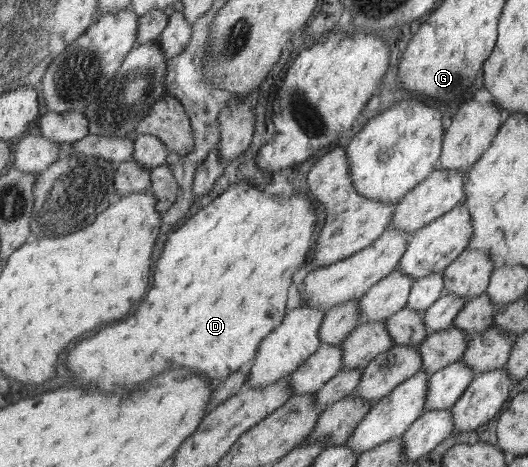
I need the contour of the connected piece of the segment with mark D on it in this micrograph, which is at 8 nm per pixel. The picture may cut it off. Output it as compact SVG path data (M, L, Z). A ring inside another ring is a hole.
M250 179L232 184L222 195L203 206L201 210L184 222L178 230L169 234L168 243L165 242L164 255L158 261L158 267L154 273L154 289L150 289L144 303L138 307L138 311L132 317L124 319L122 323L110 325L110 327L102 329L98 335L78 343L68 355L68 361L66 361L68 369L74 373L74 377L80 381L82 387L100 387L106 391L114 391L116 387L124 387L126 391L130 391L130 389L138 387L140 383L146 383L152 377L156 377L158 373L166 371L168 367L190 367L194 373L208 375L214 383L222 381L224 377L228 377L228 375L232 375L242 368L248 368L257 356L262 341L285 321L288 293L290 293L290 288L294 283L294 273L296 273L296 269L300 269L308 261L308 255L316 243L317 233L320 231L320 229L316 231L316 221L318 221L318 213L322 212L316 211L316 207L319 205L310 202L308 195L301 192L292 193L289 197L266 196L264 190L260 190L257 183Z

